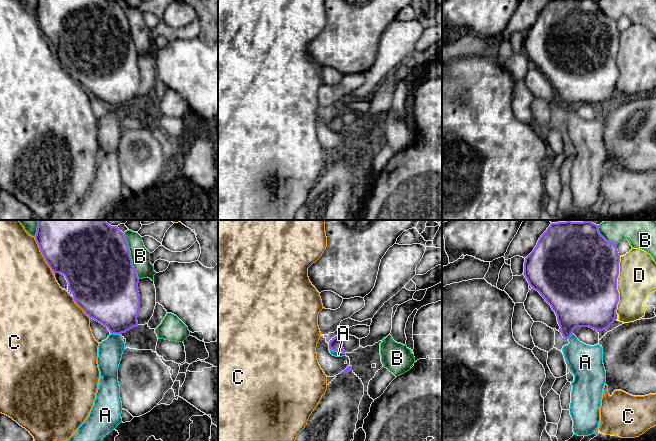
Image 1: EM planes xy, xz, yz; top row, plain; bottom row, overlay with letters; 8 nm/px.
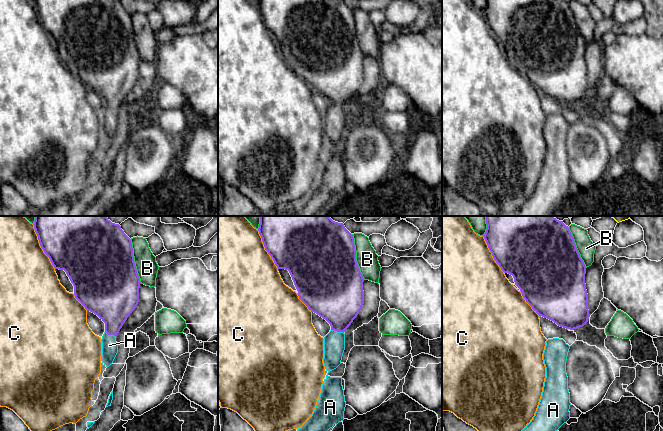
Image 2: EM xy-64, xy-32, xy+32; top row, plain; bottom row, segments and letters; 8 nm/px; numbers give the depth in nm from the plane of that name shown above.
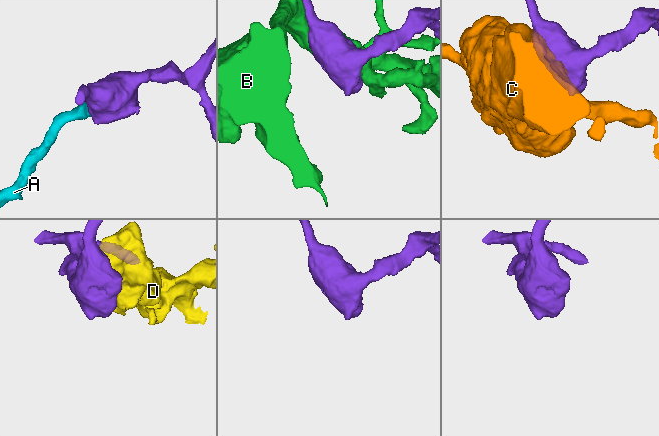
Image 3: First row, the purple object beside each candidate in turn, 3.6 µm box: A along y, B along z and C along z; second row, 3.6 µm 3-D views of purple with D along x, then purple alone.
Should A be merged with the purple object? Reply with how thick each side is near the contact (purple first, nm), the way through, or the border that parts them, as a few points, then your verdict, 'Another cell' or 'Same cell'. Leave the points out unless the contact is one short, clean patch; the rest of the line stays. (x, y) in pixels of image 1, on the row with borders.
Thickness 100 nm (purple) against 50 nm. Path across: xz (335, 344), (337, 351), (338, 354). Same cell

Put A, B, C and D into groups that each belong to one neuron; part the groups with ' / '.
A / B / C / D

